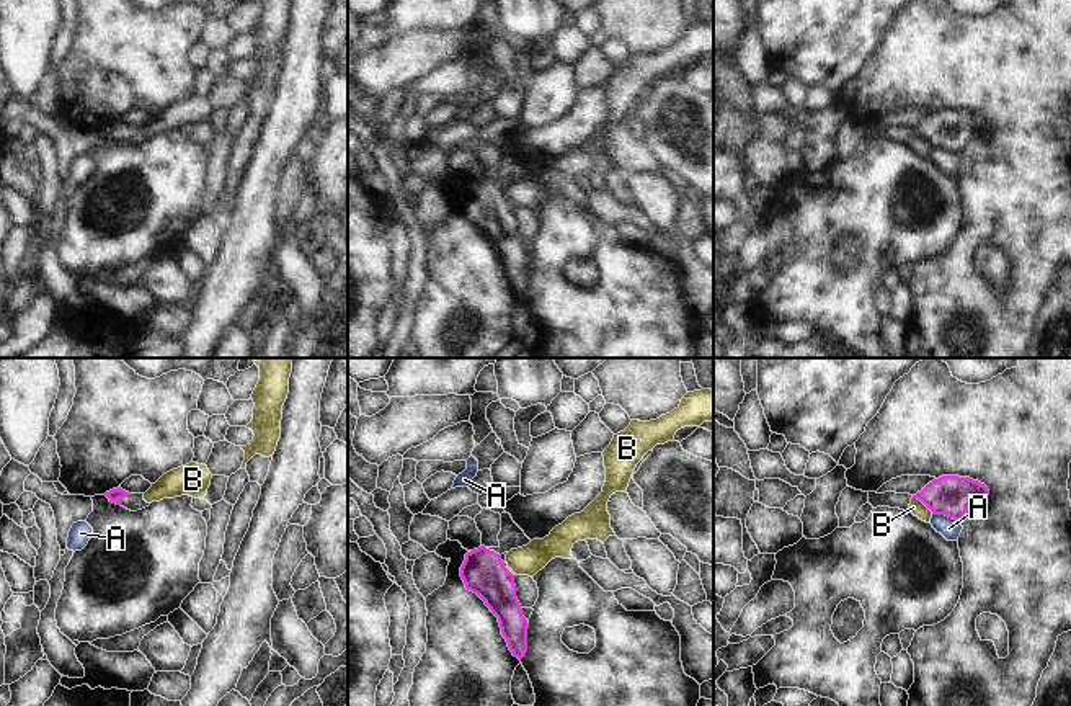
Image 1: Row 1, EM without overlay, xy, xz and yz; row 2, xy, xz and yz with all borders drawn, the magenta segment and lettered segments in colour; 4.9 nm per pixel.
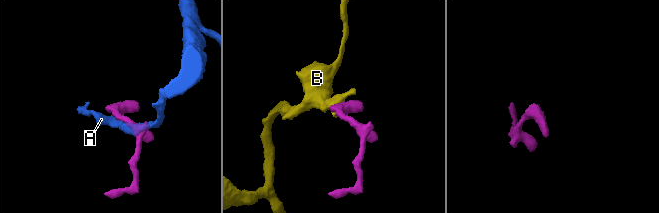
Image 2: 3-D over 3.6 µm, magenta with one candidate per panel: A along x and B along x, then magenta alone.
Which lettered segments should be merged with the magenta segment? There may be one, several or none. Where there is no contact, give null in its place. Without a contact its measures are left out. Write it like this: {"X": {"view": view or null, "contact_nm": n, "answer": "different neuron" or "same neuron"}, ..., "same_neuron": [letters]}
{"A": {"view": "yz", "contact_nm": 150, "answer": "different neuron"}, "B": {"view": "yz", "contact_nm": 130, "answer": "different neuron"}, "same_neuron": []}

